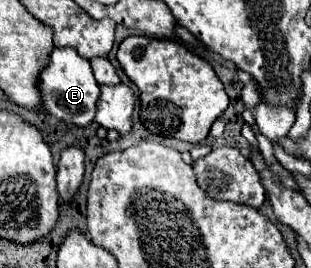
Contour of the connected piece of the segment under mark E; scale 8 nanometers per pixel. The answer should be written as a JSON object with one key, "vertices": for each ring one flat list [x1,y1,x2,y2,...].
{"vertices":[[70,47,54,49,52,61,42,71,40,77,42,77,40,93,42,93,44,109,50,115,66,121,68,125,76,125,76,127,88,127,94,121,96,103,98,103,98,97,100,97,100,87,98,87,98,83,92,75,90,61,80,59,80,55,76,55,76,51,72,51]]}

